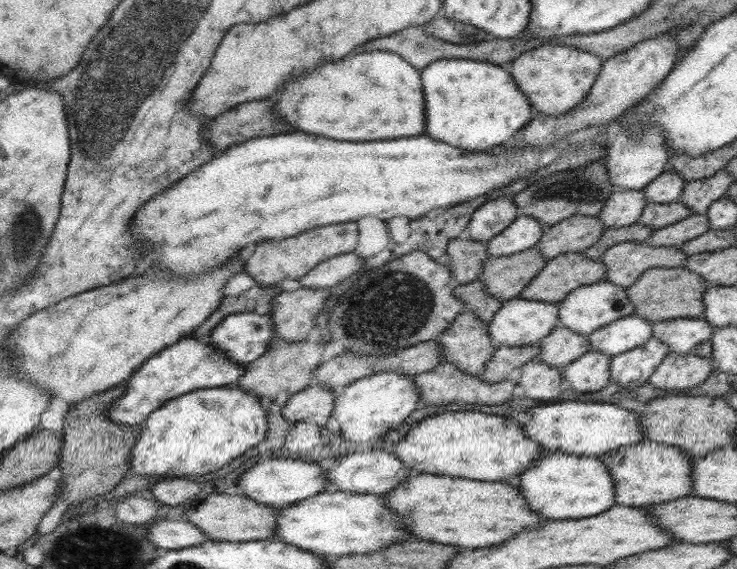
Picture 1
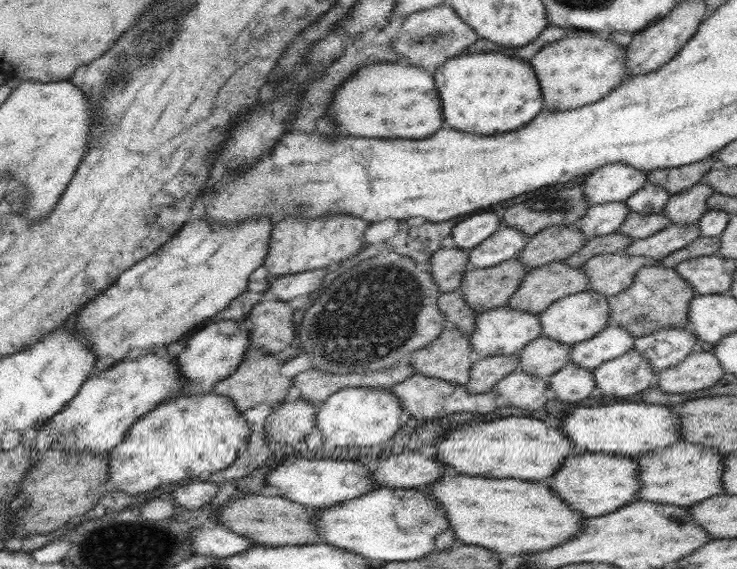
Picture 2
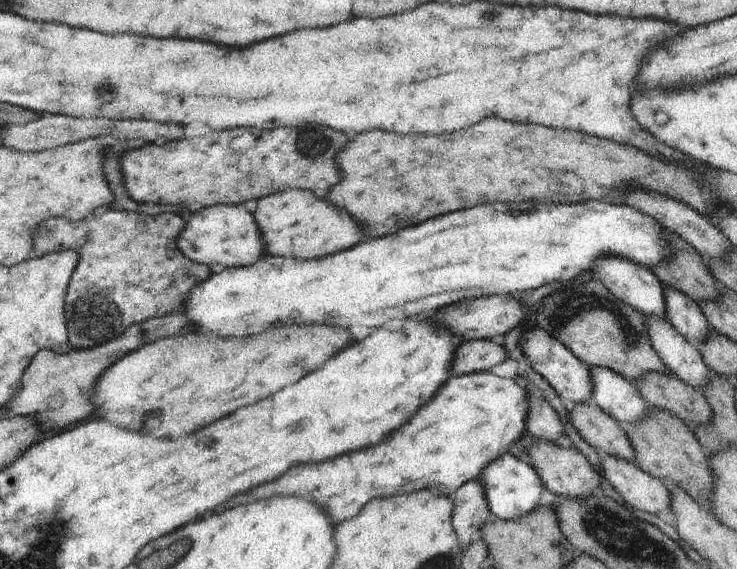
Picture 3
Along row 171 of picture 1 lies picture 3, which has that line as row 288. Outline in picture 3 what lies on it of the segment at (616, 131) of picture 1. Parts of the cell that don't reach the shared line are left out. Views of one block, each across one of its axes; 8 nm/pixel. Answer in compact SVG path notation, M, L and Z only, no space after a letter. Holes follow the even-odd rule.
M608 254L608 256L600 258L600 260L596 260L592 272L597 274L596 280L600 281L616 298L619 298L624 304L637 309L645 317L654 316L658 320L667 318L663 284L655 274L652 274L650 269L636 266L630 260L618 258L616 254Z

